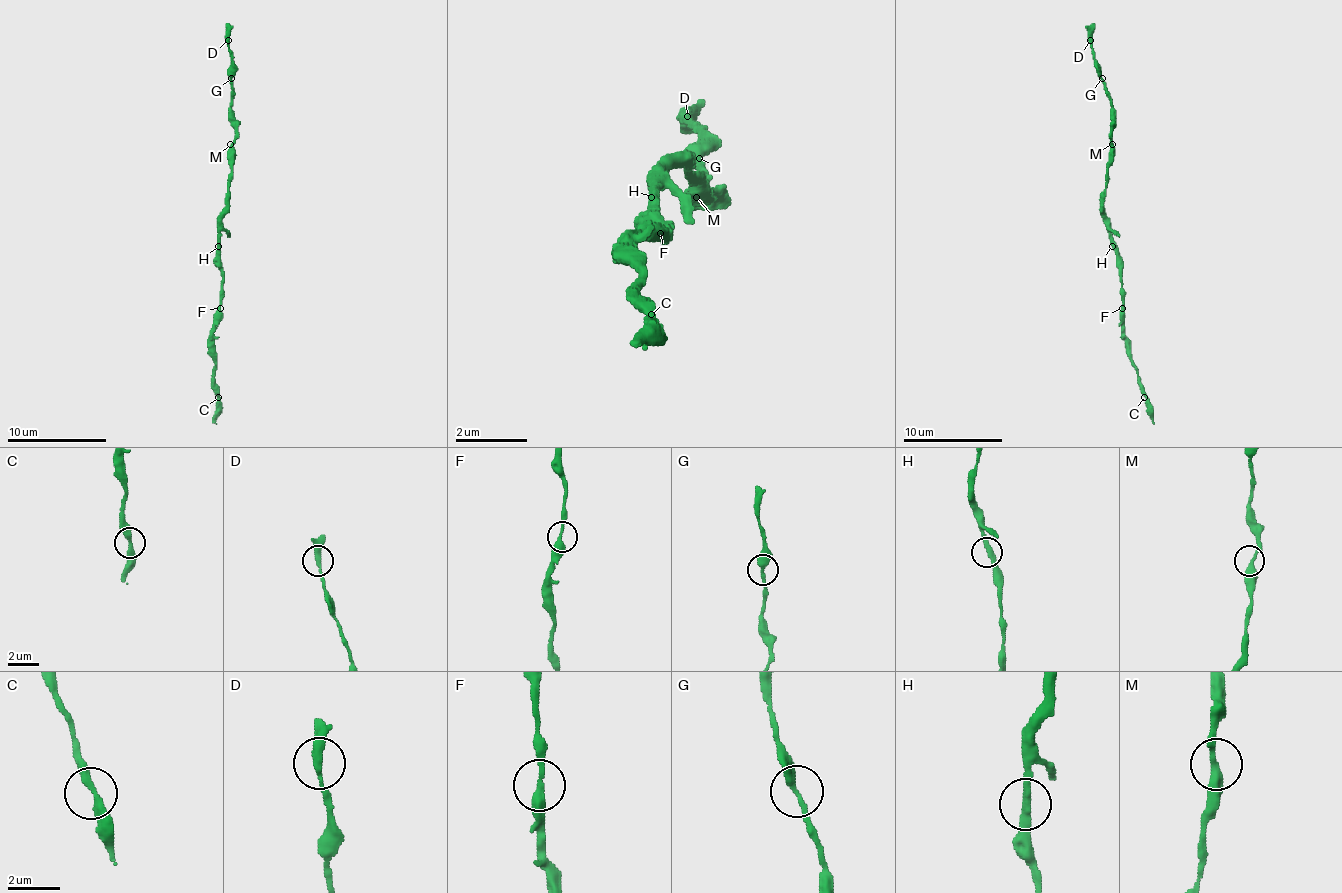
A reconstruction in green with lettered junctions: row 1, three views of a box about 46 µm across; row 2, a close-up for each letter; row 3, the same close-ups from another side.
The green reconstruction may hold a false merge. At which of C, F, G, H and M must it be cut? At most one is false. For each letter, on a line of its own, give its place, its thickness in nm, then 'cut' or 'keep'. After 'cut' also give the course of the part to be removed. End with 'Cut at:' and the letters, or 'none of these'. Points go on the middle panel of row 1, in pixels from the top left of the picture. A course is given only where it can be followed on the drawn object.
C: place (651, 314); calibre 320 nm; keep
F: place (660, 233); calibre 300 nm; keep
G: place (699, 158); calibre 320 nm; keep
H: place (651, 197); calibre 320 nm; keep
M: place (696, 197); calibre 320 nm; keep
Cut at: none of these

